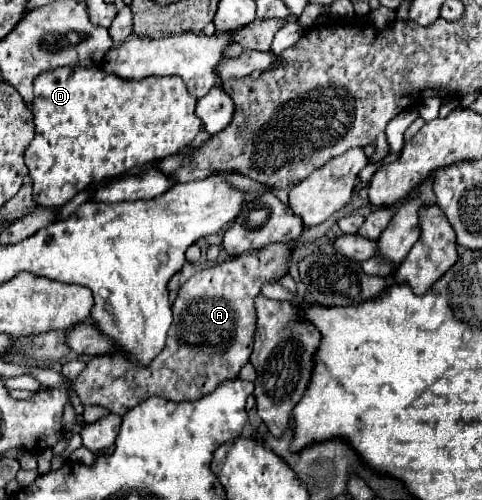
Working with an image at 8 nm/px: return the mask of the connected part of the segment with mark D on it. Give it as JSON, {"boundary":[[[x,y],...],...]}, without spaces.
{"boundary":[[[62,67],[50,73],[42,73],[34,81],[34,95],[32,115],[36,137],[26,149],[24,161],[32,177],[32,197],[36,205],[46,209],[62,207],[78,191],[84,191],[92,183],[118,177],[128,169],[142,167],[156,159],[178,153],[192,143],[202,127],[198,115],[194,113],[196,97],[188,93],[186,85],[178,77],[148,77],[142,81],[126,81],[96,67]]]}

